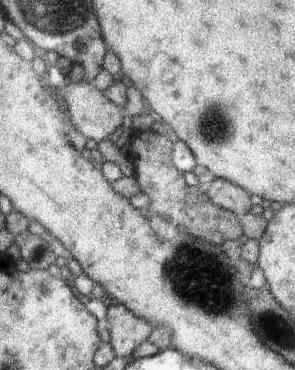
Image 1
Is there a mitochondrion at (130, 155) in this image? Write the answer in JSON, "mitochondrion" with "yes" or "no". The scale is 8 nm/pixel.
{"mitochondrion":"no"}

